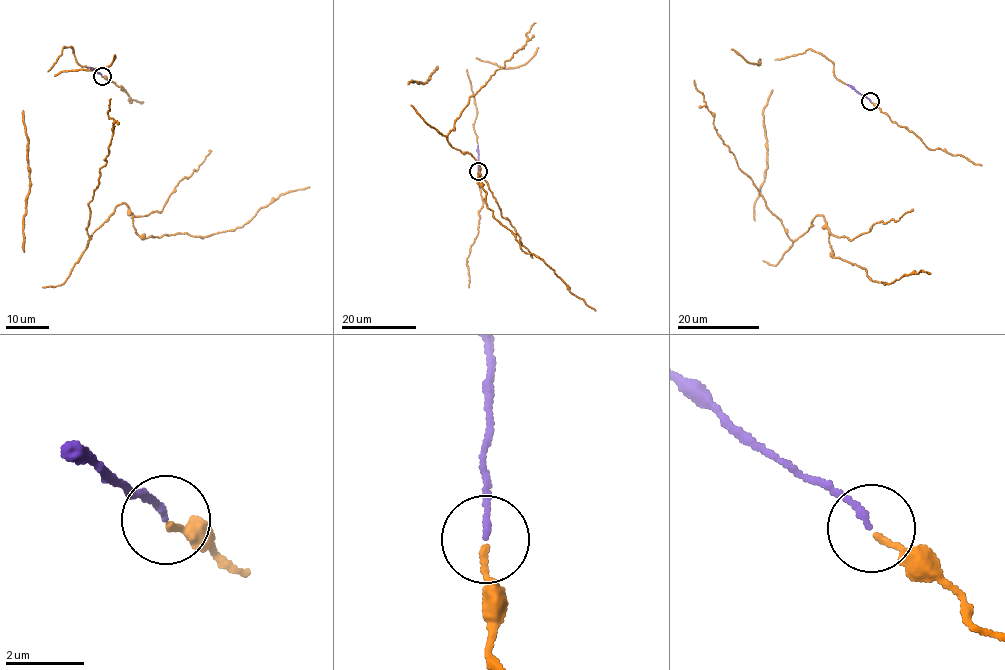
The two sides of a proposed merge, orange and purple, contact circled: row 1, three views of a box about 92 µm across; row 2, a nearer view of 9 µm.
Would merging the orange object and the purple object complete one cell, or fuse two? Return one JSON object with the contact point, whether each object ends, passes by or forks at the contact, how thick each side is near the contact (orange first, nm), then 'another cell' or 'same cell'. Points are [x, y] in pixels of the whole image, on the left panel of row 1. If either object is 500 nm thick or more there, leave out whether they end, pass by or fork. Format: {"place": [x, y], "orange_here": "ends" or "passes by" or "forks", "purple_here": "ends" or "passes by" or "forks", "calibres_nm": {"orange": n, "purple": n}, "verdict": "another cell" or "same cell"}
{"place": [102, 76], "orange_here": "ends", "purple_here": "ends", "calibres_nm": {"orange": 140, "purple": 150}, "verdict": "same cell"}

